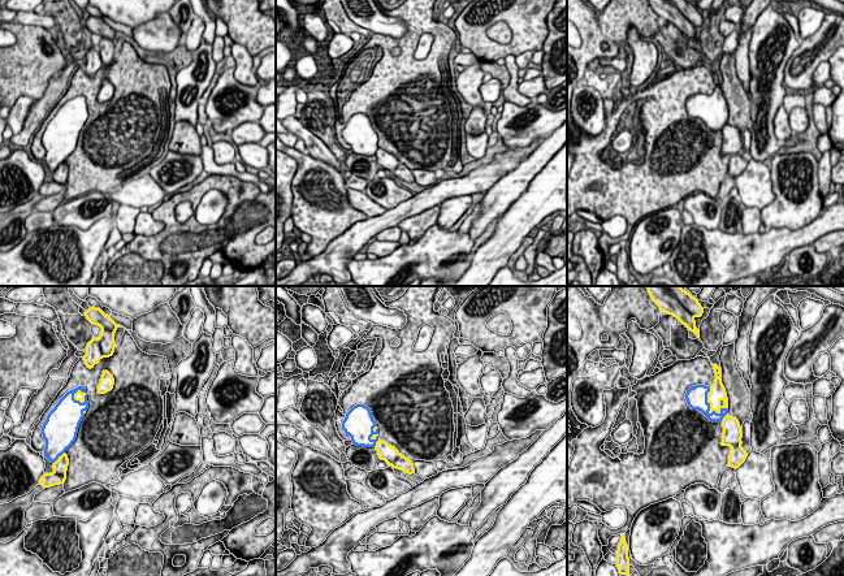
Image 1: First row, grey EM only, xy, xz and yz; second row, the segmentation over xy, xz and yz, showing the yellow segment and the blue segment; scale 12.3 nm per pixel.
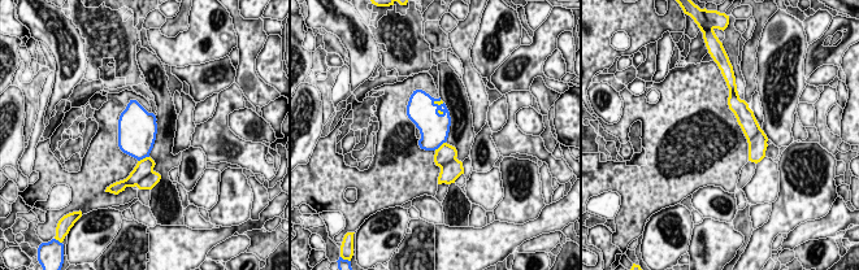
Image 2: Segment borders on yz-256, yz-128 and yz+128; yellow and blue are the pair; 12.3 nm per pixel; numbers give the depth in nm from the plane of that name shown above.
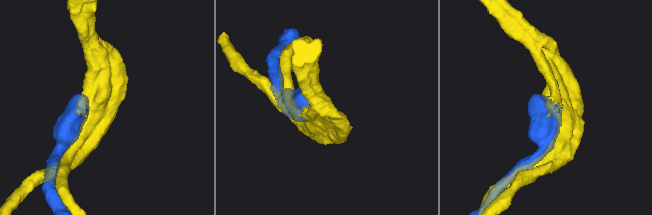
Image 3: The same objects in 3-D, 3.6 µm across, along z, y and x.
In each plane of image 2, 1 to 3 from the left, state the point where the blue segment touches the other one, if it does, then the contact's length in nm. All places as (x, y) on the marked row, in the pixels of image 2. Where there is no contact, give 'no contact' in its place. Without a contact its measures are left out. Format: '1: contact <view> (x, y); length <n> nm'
1: contact yz-256 (143, 159); length 160 nm
2: contact yz-128 (441, 146); length 180 nm
3: no contact

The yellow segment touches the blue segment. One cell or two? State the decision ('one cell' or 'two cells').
one cell

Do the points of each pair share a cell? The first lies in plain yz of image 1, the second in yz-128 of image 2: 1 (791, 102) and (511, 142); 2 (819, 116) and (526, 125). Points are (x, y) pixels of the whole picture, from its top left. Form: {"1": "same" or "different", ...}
{"1": "same", "2": "different"}

